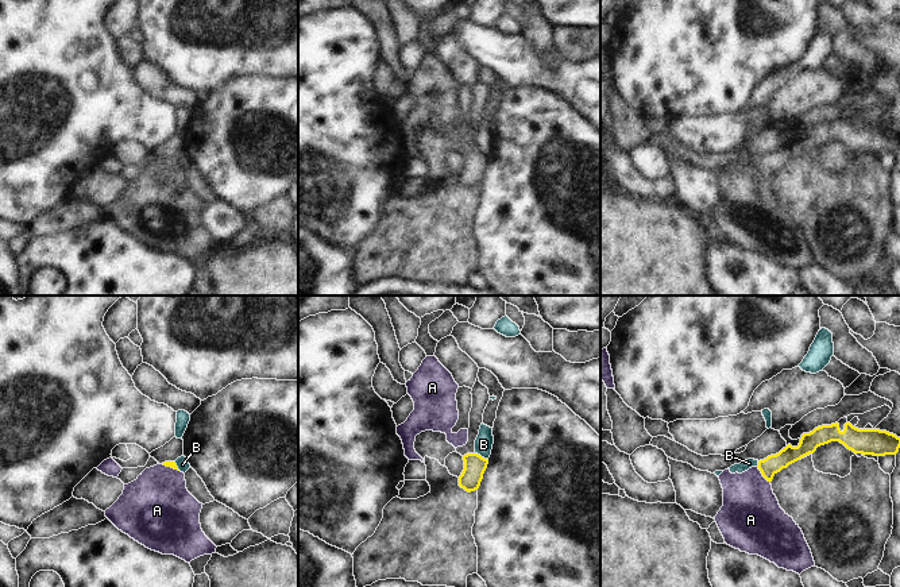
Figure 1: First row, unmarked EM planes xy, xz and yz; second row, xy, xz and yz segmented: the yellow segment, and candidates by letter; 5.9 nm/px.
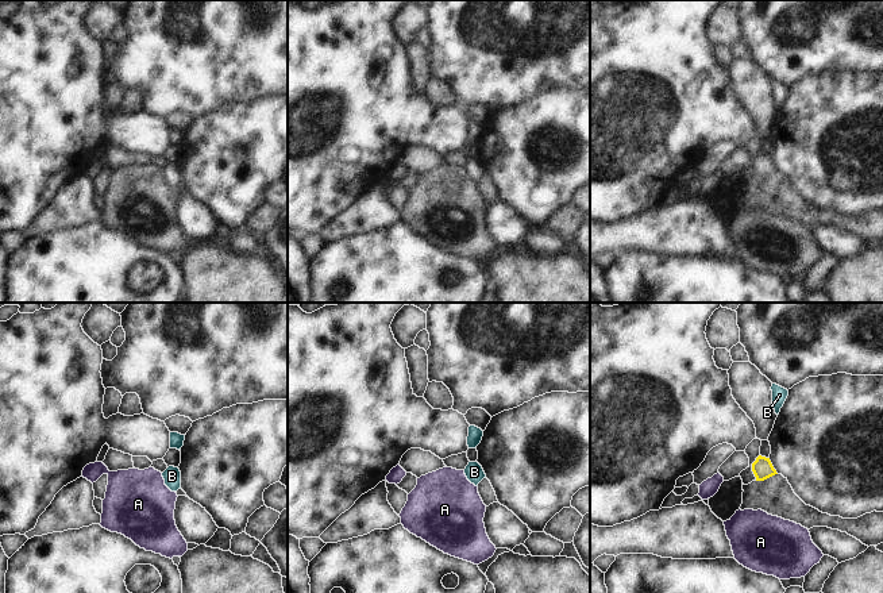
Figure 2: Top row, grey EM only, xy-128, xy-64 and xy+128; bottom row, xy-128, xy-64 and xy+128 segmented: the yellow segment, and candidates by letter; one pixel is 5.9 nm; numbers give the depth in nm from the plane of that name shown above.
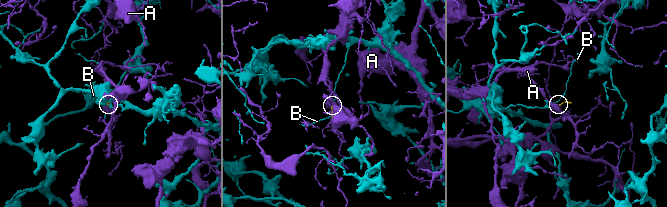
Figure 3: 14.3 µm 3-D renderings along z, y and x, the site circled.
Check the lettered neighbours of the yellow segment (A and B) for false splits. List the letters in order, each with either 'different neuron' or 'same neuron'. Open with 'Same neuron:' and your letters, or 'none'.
Same neuron: A
A: same neuron
B: different neuron

